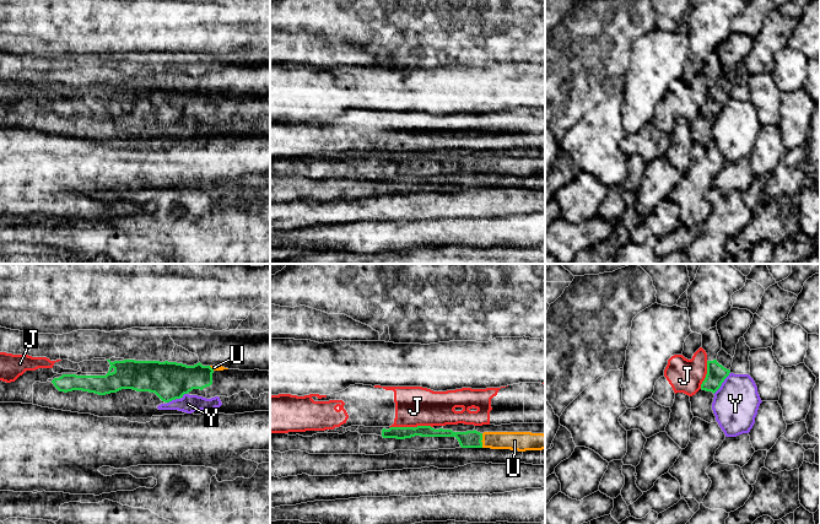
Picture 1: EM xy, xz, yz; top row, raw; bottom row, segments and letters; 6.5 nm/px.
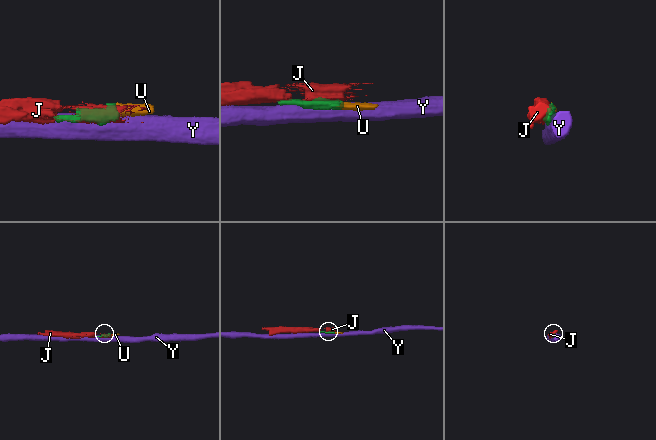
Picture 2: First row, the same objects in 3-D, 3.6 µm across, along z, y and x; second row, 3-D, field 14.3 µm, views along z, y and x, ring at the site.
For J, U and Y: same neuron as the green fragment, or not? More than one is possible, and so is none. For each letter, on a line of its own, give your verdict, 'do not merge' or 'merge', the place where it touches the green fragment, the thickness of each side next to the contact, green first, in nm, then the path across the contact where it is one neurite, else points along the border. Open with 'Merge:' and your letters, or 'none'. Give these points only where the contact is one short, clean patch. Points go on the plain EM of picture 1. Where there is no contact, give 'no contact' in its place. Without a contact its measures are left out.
Merge: U
J: do not merge; contact yz (706, 100); calibres 130 and 220 nm
U: merge; contact xz (481, 165); calibres 110 and 130 nm
Y: do not merge; contact yz (722, 107); calibres 130 and 300 nm

